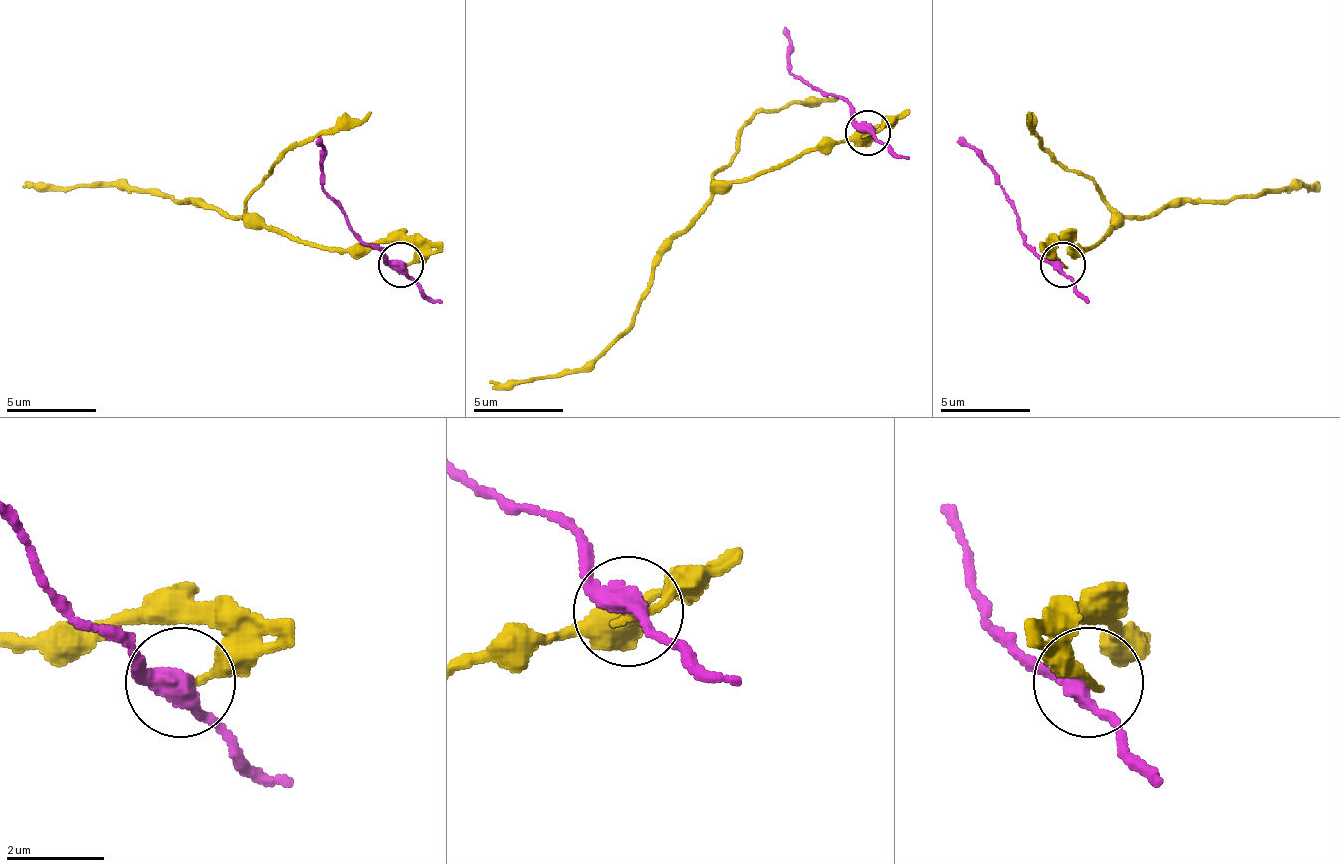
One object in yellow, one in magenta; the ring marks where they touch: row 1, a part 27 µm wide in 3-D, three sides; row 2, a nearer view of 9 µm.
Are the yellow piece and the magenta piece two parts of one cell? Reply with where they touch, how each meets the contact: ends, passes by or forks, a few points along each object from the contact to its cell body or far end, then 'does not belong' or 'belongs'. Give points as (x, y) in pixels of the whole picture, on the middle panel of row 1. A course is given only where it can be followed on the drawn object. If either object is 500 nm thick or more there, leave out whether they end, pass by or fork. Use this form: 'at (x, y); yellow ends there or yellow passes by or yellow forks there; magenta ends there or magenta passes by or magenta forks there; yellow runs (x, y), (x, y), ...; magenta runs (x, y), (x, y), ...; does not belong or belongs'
at (868, 132); yellow ends there; magenta passes by; yellow runs (871, 131), (880, 126), (732, 180), (660, 257), (637, 316), (579, 370), (488, 379); magenta runs (867, 131), (831, 95), (790, 72), (786, 27); does not belong

